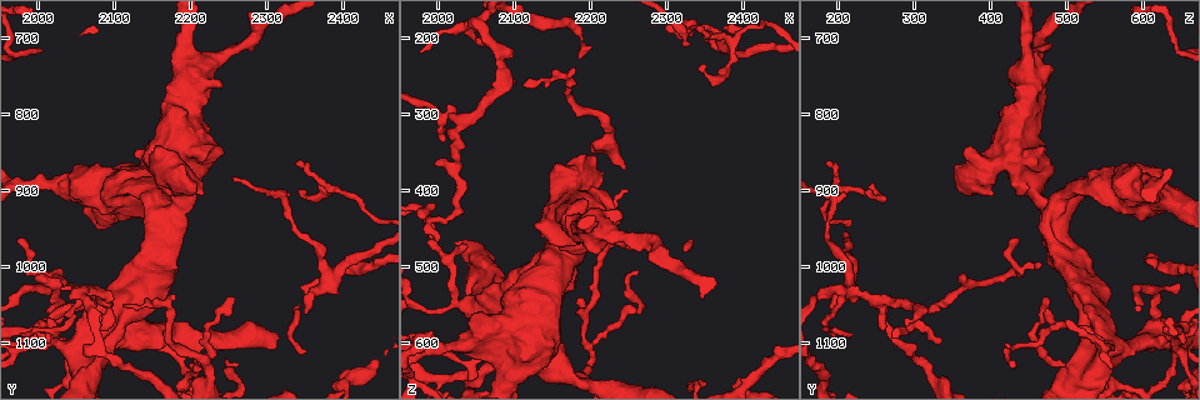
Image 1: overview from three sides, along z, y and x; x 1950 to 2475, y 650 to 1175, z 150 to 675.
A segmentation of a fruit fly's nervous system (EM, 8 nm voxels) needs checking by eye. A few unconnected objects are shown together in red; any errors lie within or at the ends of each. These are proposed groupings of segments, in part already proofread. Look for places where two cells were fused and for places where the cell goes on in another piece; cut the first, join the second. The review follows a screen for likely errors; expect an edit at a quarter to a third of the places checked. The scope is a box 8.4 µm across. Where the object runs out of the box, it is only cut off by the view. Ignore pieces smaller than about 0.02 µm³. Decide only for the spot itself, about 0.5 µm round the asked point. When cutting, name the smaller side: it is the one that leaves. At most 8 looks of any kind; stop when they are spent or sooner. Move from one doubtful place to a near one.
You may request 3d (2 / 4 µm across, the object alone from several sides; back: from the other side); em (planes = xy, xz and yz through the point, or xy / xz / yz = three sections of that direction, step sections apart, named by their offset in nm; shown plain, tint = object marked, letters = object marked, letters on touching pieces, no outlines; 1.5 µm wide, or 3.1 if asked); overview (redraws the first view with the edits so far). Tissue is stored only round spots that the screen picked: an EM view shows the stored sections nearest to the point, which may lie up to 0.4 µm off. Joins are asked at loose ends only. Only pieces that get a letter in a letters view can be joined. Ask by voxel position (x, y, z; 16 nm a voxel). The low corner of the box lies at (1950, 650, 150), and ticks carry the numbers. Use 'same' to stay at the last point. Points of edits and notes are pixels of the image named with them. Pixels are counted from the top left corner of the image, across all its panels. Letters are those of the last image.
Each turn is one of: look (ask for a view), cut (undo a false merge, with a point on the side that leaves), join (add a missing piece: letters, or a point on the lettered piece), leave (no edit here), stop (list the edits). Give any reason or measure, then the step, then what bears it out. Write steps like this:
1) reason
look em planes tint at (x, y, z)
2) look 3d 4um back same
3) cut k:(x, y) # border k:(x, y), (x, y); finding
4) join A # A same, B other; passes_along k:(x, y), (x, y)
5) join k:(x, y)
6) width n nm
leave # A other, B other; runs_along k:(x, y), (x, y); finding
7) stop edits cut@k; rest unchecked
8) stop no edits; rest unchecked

branch stops here
look em xy step 8 letters at (2350, 1060, 200)

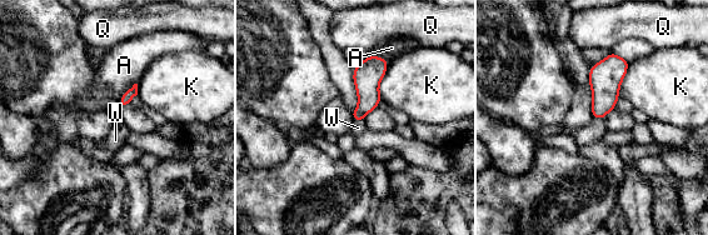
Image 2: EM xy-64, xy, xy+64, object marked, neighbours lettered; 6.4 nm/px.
width 120 nm
join W # A other, K other, Q other, W same; passes_along 2:(367, 83), (358, 120), (358, 128); it goes on there

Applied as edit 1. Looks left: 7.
redraw
look overview

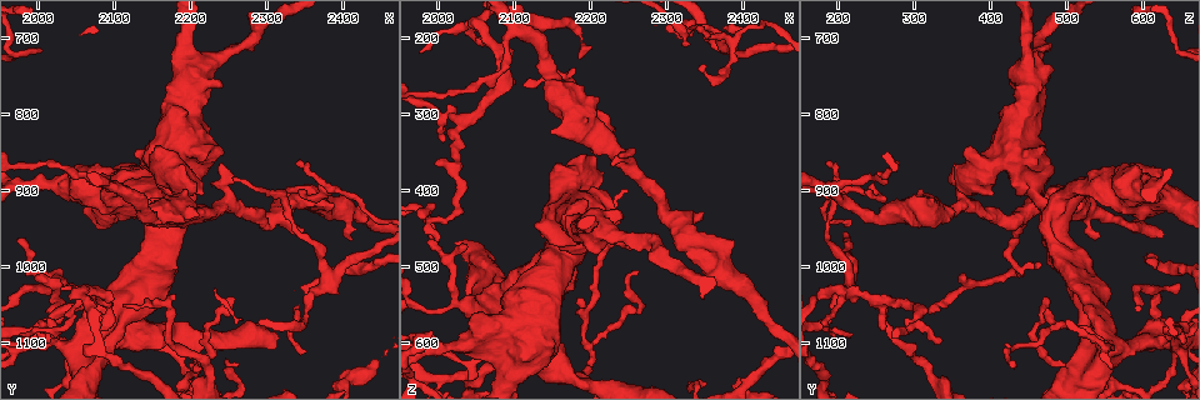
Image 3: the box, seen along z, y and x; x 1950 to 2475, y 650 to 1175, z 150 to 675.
an open end
look em planes letters at (2110, 1055, 265)

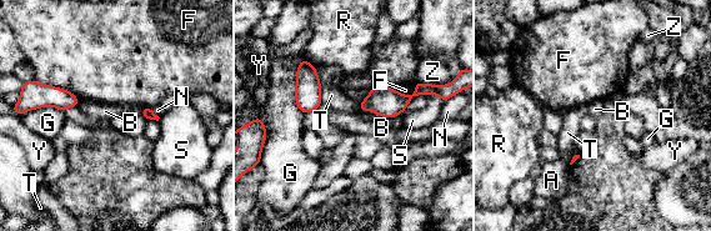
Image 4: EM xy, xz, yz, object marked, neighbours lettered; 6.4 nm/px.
leave # A other, B other, F other, G other, N other, R other, S other, T other, Y other, Z other; border 4:(320, 84), (320, 101), (323, 104); none of them fits

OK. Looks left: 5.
abrupt turn
look em xz step 4 tint at (2010, 1010, 440)

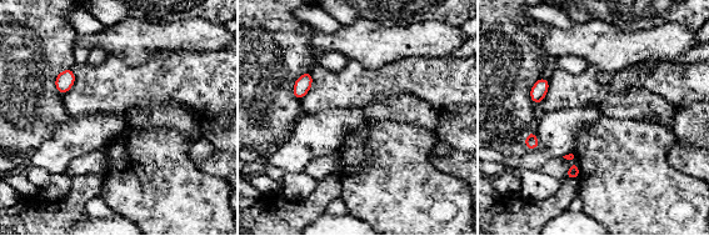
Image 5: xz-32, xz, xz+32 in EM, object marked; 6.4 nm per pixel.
look em planes letters same

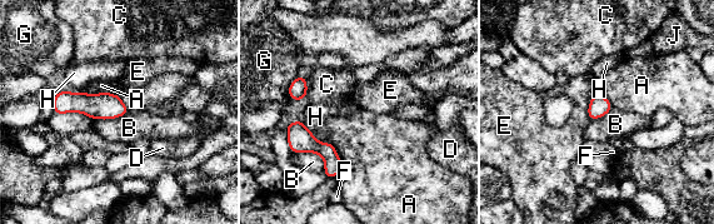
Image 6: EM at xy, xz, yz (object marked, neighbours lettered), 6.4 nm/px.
width 130 nm
leave # A other, B other, C other, D other, E other, F other, G other, H other, J other; border 6:(129, 110), (115, 118), (93, 119); all the same cell

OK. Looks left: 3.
stop edits join@2; rest unchecked

